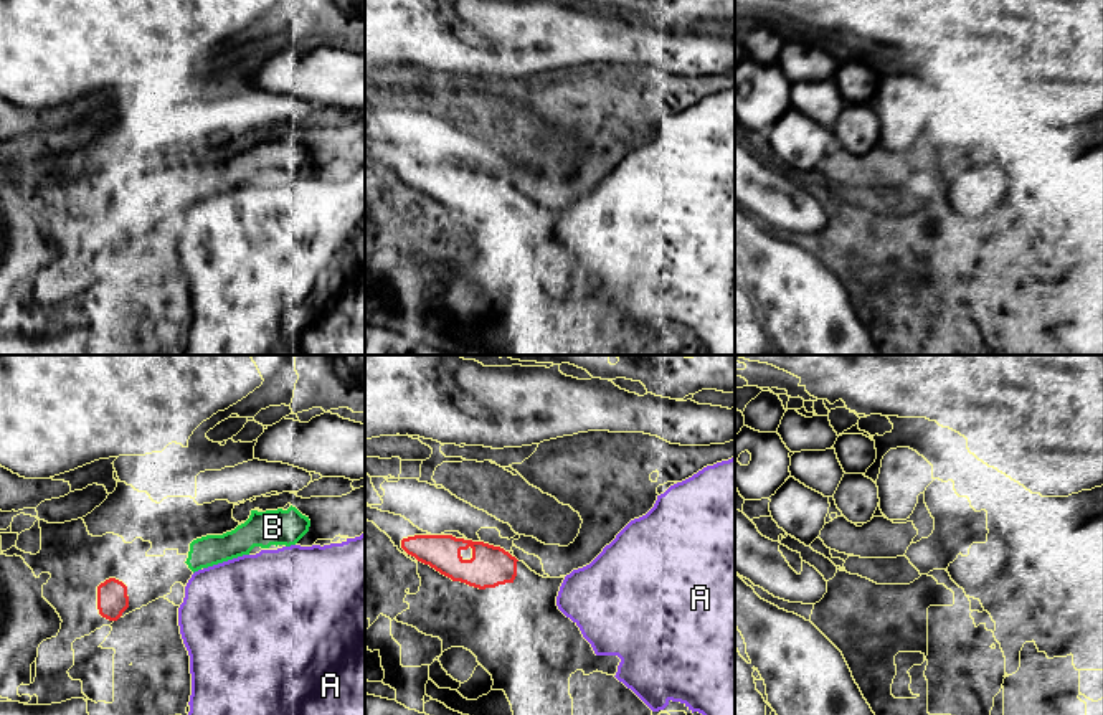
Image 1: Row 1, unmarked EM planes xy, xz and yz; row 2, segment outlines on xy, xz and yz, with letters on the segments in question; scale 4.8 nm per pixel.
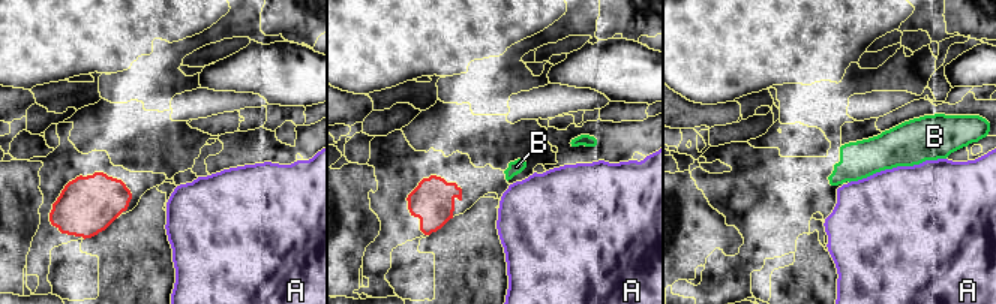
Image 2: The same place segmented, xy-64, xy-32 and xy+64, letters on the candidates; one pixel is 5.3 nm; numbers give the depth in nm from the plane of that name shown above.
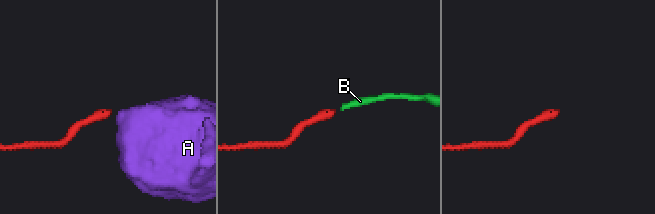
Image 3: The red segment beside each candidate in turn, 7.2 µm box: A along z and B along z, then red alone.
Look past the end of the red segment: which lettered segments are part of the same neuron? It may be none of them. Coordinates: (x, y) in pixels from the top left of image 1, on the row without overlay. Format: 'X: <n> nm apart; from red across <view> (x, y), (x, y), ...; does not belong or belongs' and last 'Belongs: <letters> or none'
A: 220 nm apart; from red across xz (515, 205), (558, 222); does not belong
B: 320 nm apart; from red across xy (126, 217), (185, 192); belongs
Belongs: B

